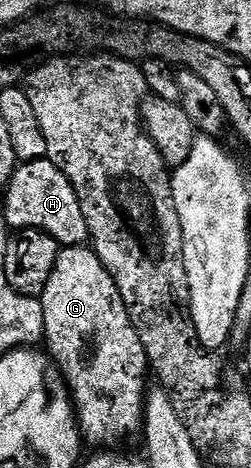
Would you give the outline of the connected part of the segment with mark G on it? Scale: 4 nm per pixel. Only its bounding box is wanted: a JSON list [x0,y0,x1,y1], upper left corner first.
[40,245,151,448]

